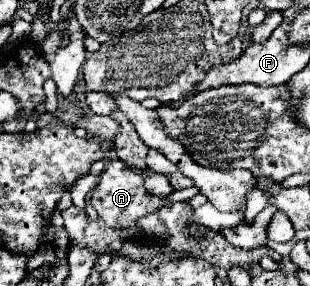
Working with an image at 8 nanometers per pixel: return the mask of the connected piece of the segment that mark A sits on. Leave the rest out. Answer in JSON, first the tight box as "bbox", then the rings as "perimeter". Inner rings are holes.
{"bbox":[93,159,169,227],"perimeter":[[[115,159],[107,165],[107,169],[99,175],[99,187],[93,191],[93,207],[97,215],[109,225],[109,227],[129,227],[137,219],[157,211],[163,203],[167,203],[169,197],[155,197],[145,191],[143,177],[139,173],[133,173],[123,161]]]}

